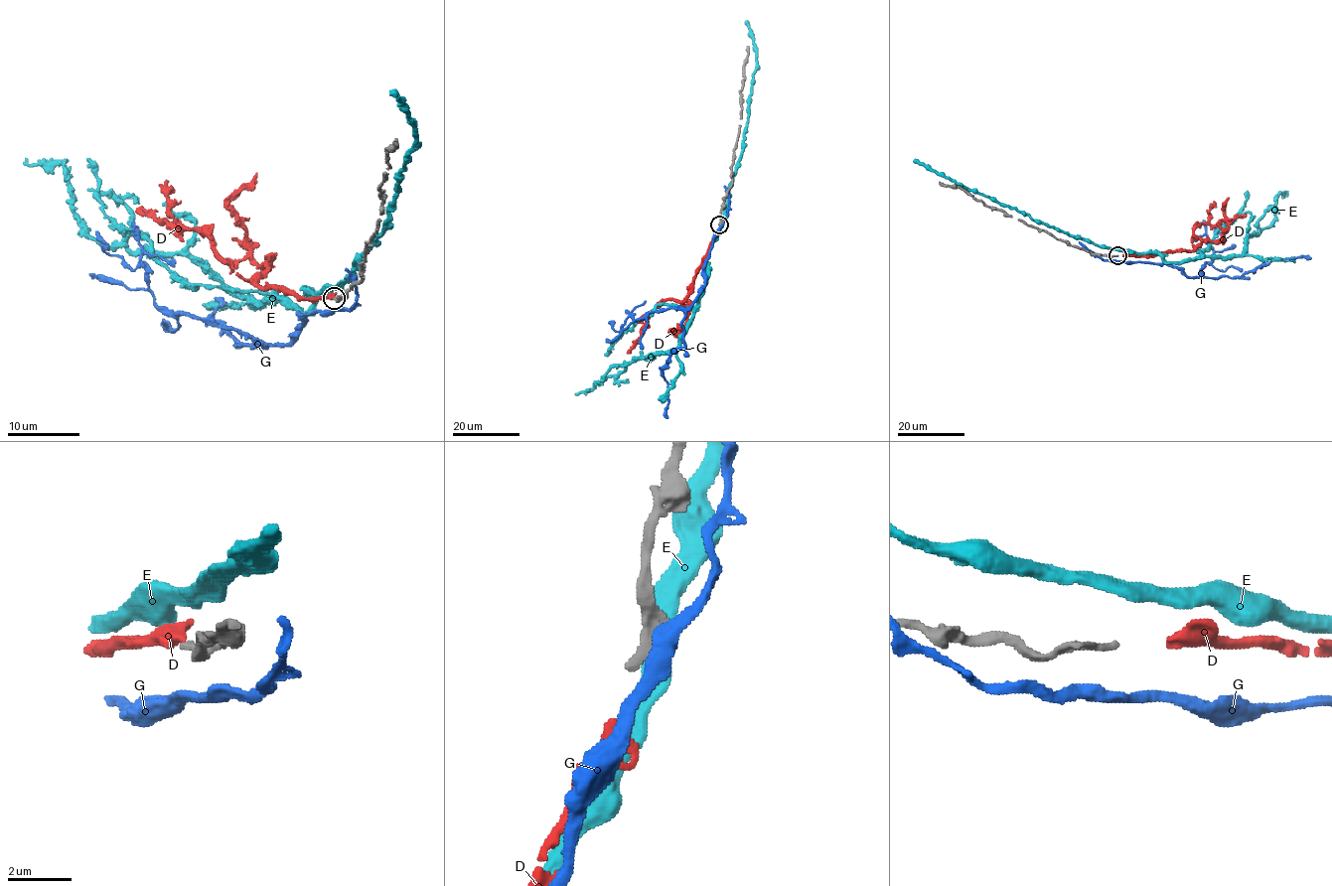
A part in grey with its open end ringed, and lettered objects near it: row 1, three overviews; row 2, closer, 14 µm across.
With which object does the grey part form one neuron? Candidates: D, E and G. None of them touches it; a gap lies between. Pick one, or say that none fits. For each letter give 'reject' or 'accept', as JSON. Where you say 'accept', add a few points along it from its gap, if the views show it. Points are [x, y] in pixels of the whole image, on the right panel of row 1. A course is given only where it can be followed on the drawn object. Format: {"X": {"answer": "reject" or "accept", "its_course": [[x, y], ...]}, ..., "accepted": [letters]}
{"D": {"answer": "accept", "its_course": [[1122, 255], [1151, 256], [1191, 250], [1193, 230], [1197, 226], [1219, 224], [1223, 221], [1247, 215]]}, "E": {"answer": "reject"}, "G": {"answer": "reject"}, "accepted": ["D"]}

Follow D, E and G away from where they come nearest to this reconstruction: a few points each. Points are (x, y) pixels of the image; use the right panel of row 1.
D: (1122, 255), (1151, 256), (1191, 250), (1193, 230), (1197, 226), (1219, 224), (1223, 221), (1247, 215)
E: (1119, 250), (1159, 254), (1167, 261), (1241, 256), (1249, 235), (1256, 234), (1271, 222), (1277, 197), (1287, 191)
G: (1118, 261), (1172, 265), (1188, 277), (1239, 277), (1276, 258), (1310, 258)

